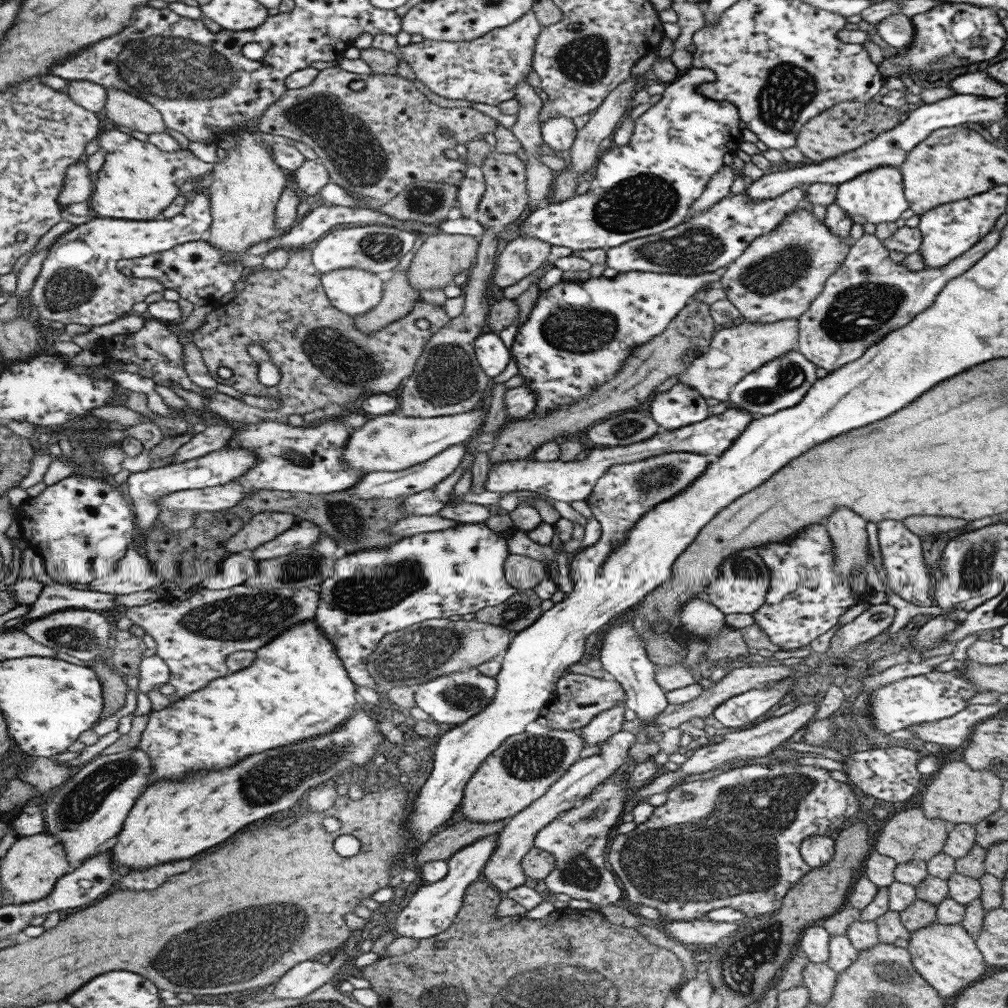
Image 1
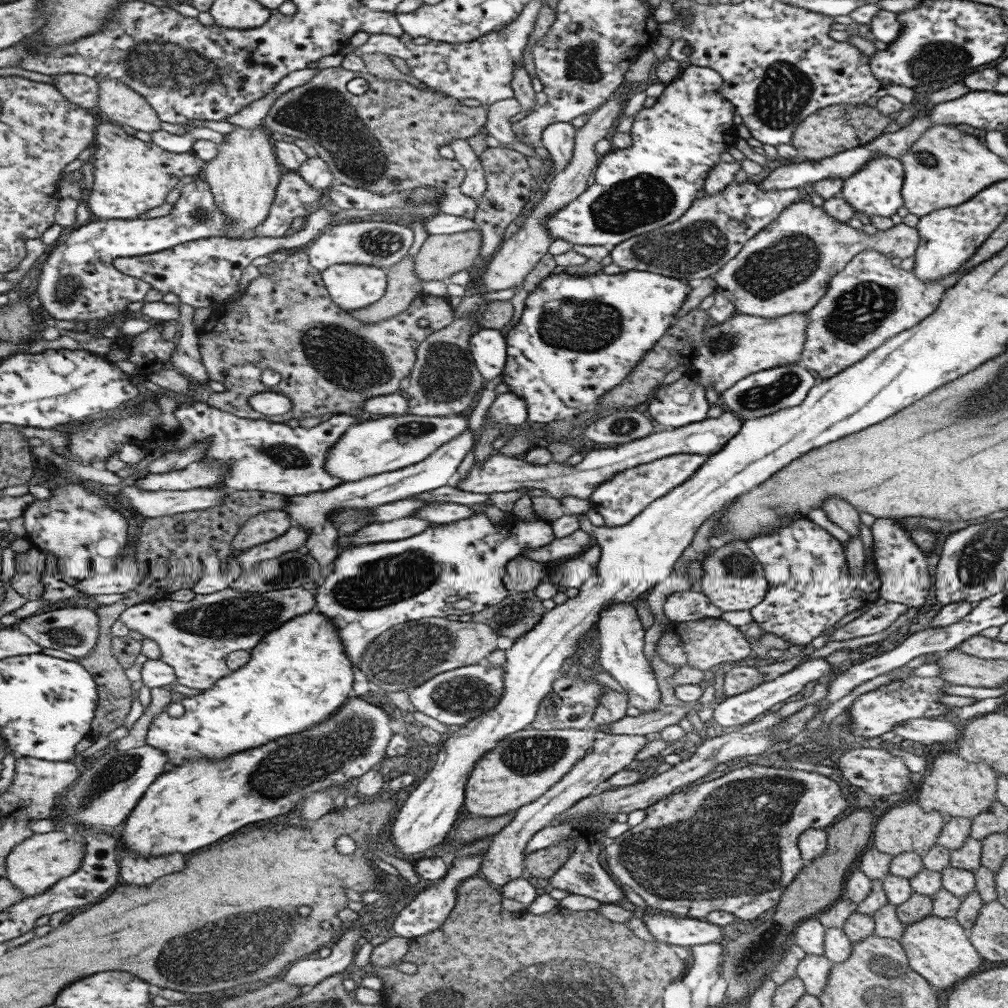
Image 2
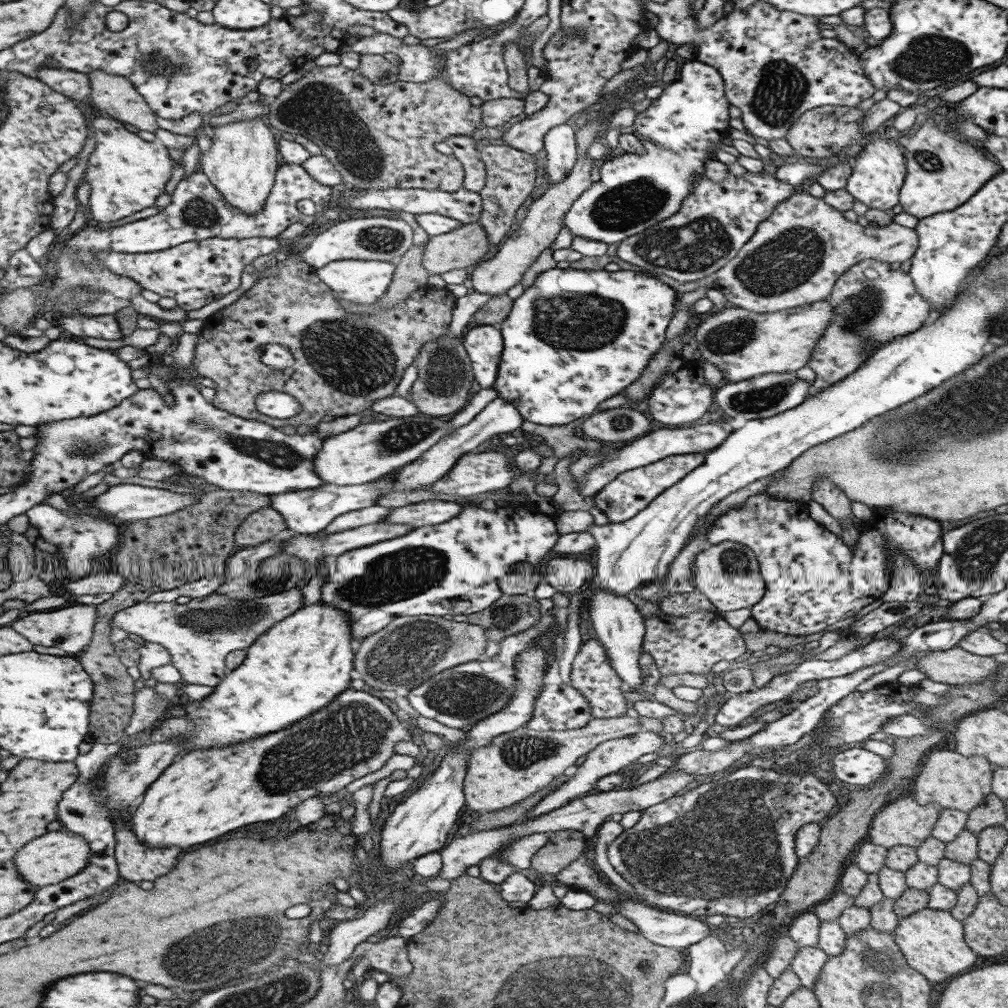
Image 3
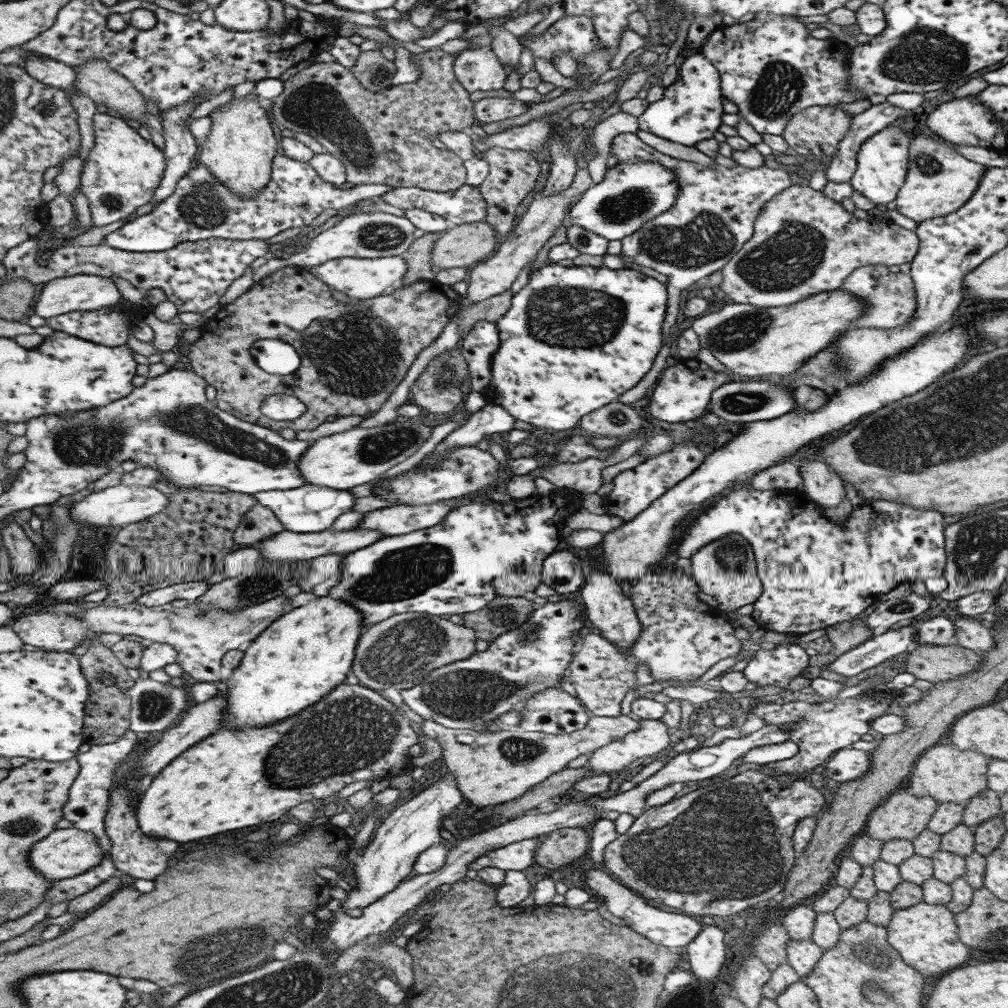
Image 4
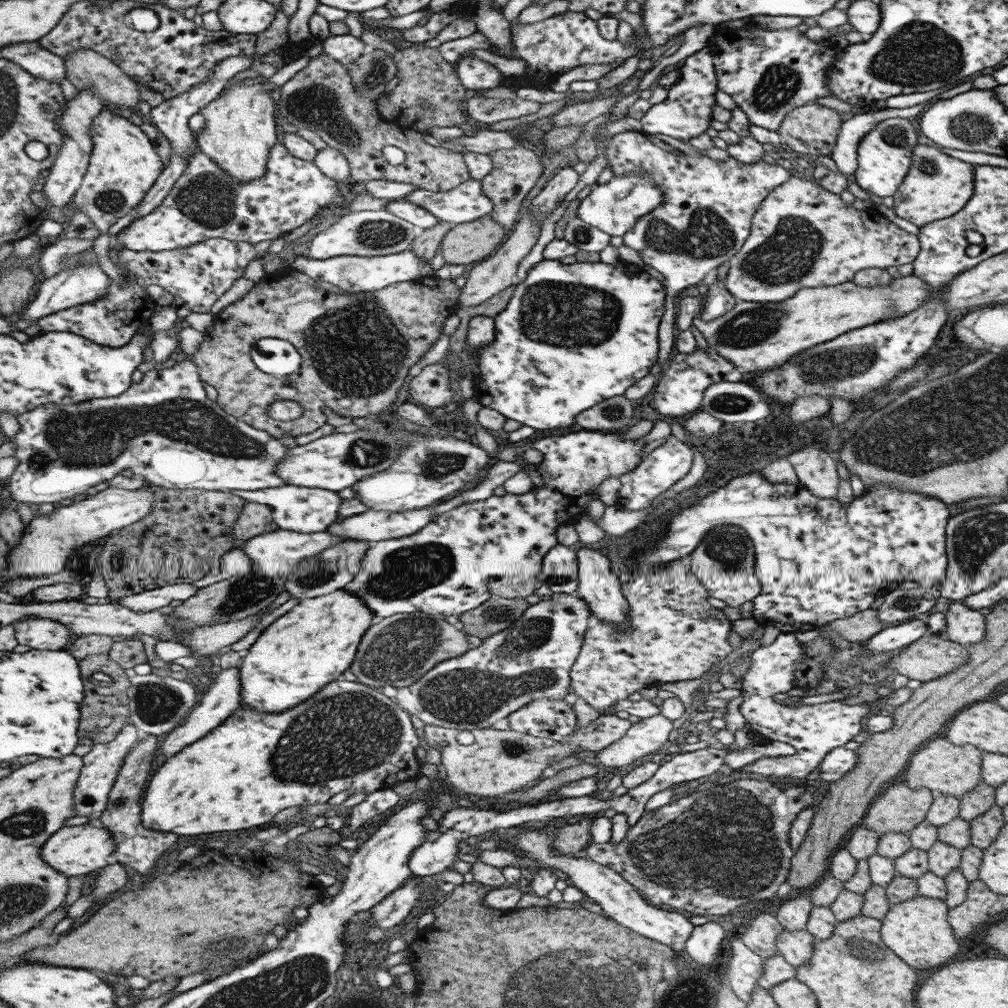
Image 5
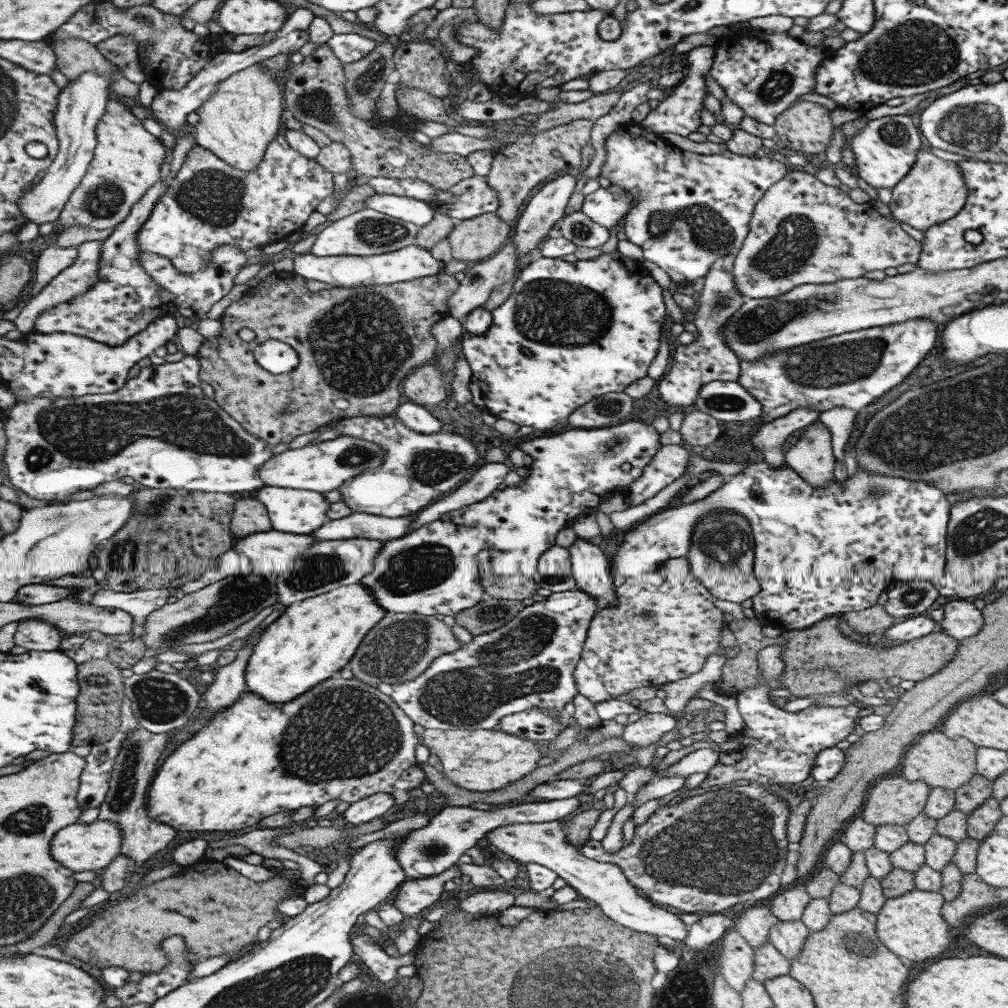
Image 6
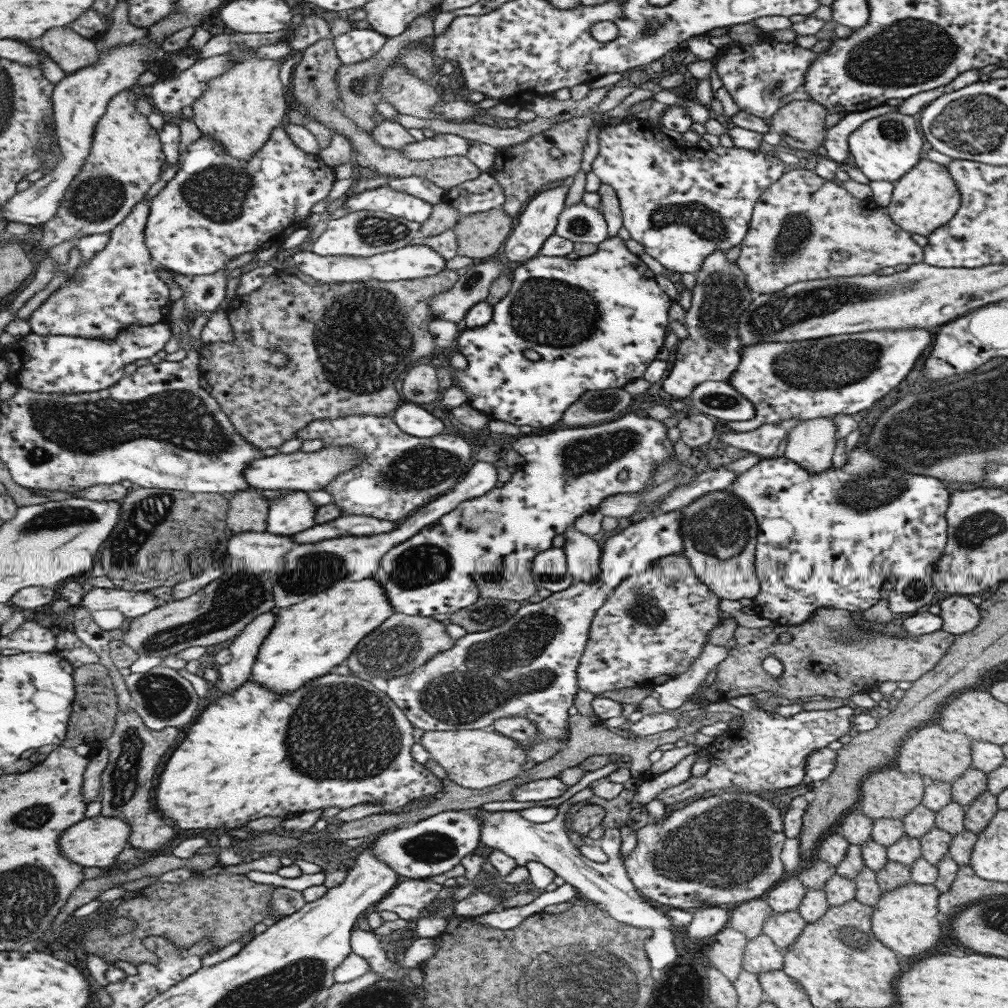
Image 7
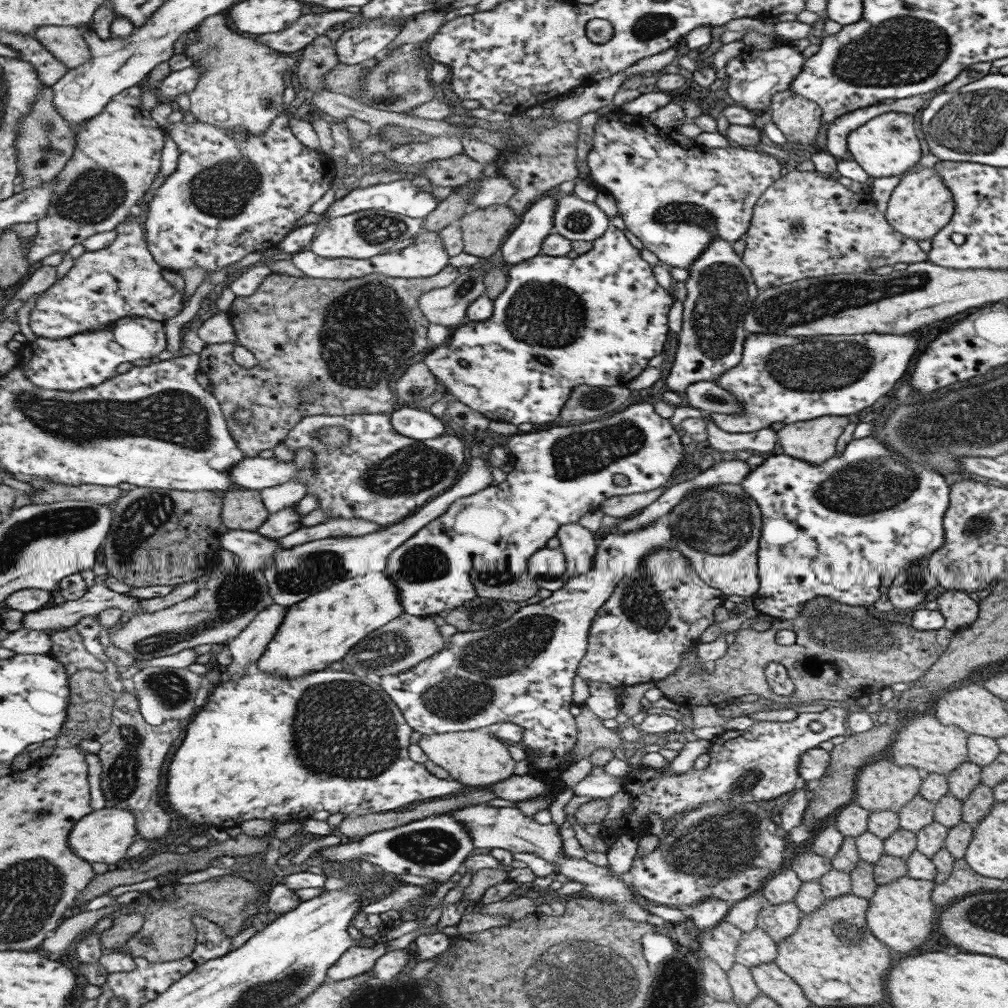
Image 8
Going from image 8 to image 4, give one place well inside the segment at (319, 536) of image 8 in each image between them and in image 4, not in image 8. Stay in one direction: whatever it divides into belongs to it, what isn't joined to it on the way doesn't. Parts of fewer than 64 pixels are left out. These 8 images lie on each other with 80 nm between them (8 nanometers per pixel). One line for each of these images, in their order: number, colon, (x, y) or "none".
4: (396, 520)
5: (373, 525)
6: (358, 524)
7: (353, 525)

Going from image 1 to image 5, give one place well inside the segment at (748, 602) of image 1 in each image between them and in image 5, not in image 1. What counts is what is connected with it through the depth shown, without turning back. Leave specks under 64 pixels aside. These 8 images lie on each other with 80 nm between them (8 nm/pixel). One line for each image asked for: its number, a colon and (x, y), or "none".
2: (732, 579)
3: (727, 574)
4: (724, 569)
5: (723, 562)

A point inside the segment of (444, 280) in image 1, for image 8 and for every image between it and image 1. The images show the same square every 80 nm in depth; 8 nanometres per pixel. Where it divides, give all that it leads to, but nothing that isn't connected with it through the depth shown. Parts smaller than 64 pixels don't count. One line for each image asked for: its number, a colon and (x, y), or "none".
2: (439, 256)
3: (465, 246)
4: (462, 245)
5: (471, 241)
6: (477, 238)
7: (480, 235)
8: (482, 229)

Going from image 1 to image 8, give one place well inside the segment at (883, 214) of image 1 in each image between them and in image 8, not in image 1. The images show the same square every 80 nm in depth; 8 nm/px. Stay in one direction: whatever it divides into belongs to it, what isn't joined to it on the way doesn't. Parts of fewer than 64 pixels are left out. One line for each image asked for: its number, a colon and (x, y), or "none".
2: (874, 189)
3: (878, 171)
4: (881, 162)
5: (883, 155)
6: (884, 149)
7: (884, 148)
8: (885, 146)

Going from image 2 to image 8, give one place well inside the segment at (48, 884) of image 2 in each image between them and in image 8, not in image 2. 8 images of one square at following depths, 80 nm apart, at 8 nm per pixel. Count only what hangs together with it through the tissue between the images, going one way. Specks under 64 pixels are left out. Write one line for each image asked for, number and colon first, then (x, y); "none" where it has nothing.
3: (58, 855)
4: (66, 853)
5: (74, 850)
6: (82, 846)
7: (98, 841)
8: (106, 835)

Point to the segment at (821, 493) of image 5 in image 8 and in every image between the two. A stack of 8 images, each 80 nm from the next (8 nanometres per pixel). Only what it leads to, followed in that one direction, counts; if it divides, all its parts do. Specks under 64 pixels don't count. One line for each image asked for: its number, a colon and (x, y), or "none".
6: (810, 457)
7: (810, 443)
8: (813, 441)

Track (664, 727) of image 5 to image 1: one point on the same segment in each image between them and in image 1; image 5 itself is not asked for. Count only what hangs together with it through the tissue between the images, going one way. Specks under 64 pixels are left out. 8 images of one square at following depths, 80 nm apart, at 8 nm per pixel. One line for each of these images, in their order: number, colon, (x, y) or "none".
1: (503, 869)
2: (502, 862)
3: (612, 755)
4: (650, 737)

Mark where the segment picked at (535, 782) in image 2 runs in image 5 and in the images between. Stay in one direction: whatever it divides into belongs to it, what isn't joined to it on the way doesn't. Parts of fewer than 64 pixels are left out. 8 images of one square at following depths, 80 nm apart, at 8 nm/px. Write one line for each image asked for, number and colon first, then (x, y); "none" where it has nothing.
3: (511, 766)
4: (498, 766)
5: (497, 763)

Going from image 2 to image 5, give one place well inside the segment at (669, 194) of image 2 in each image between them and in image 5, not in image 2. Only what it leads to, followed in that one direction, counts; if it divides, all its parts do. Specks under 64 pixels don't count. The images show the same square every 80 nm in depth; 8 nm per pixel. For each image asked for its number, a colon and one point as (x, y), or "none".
3: (634, 192)
4: (631, 193)
5: (613, 207)

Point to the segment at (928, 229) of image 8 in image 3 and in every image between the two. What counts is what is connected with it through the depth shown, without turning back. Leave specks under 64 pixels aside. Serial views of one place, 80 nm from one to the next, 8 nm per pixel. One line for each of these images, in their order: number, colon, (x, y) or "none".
3: (942, 172)
4: (938, 181)
5: (936, 186)
6: (933, 191)
7: (925, 198)

